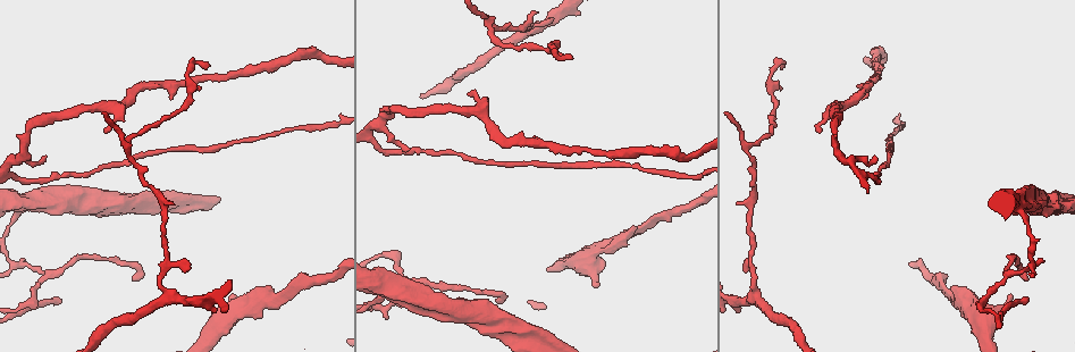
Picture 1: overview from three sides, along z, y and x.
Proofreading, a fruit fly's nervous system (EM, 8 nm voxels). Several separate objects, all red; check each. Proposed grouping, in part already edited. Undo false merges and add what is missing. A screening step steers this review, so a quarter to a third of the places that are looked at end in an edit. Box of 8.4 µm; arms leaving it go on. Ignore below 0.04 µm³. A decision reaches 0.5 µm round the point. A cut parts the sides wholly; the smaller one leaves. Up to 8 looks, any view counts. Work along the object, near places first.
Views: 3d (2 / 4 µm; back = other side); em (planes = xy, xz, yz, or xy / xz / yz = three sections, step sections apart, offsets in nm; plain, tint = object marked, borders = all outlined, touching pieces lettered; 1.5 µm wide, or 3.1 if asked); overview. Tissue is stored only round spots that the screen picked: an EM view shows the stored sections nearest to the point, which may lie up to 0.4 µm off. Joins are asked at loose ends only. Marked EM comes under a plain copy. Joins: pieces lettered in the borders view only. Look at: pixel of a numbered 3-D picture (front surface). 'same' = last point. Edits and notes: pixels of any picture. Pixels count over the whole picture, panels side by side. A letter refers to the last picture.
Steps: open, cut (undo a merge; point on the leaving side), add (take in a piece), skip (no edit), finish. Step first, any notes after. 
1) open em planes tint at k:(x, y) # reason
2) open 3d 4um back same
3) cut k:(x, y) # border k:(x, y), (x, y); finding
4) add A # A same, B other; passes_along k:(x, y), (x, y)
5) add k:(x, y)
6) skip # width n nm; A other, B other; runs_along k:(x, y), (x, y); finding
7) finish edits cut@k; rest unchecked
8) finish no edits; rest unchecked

open em xz step 4 borders at 1:(786, 64)

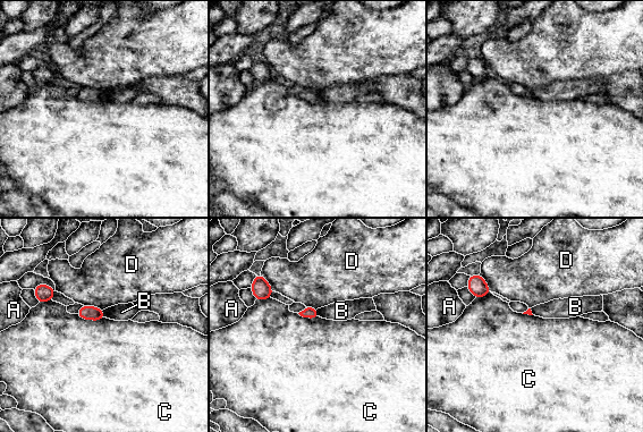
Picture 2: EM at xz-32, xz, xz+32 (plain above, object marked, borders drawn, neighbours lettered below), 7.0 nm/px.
skip # A other, B other, C other, D other; border 2:(75, 314), (93, 320), (106, 318); none of them fits

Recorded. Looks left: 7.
open em planes tint at 1:(233, 293) # an open end

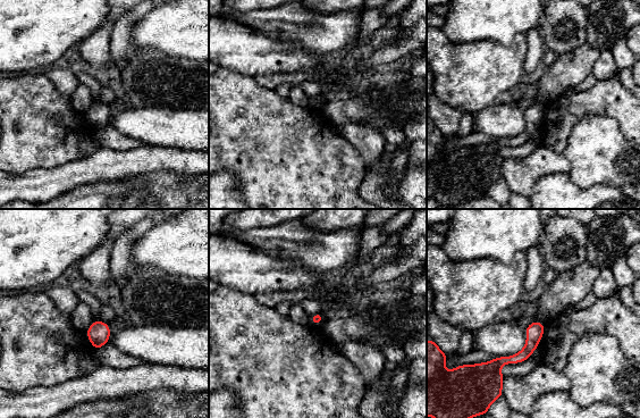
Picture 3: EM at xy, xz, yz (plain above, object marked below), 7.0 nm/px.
open em planes borders same # see the neighbours

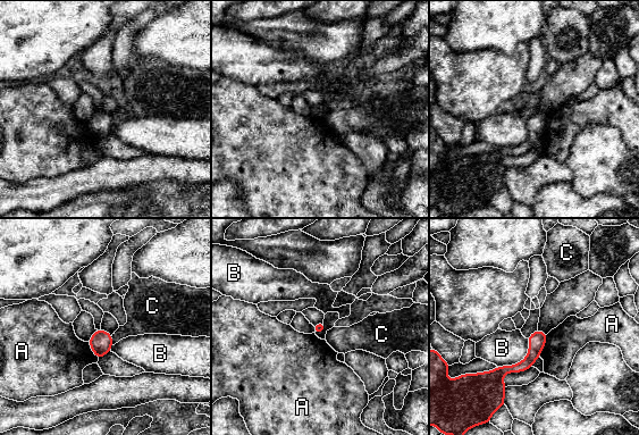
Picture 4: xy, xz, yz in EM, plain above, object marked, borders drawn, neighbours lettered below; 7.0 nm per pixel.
skip # A other, B other, C other; none of them fits

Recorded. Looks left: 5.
open em planes borders at 1:(17, 203) # branch point

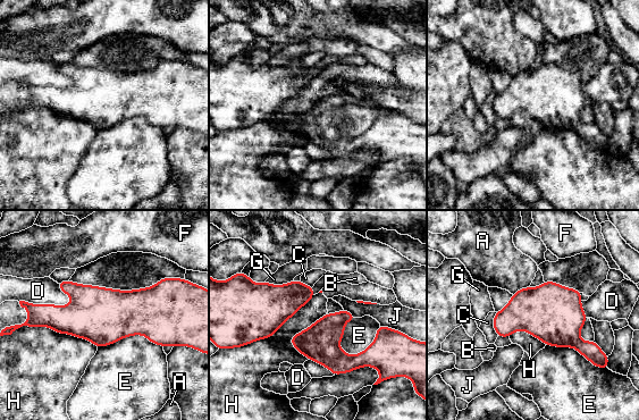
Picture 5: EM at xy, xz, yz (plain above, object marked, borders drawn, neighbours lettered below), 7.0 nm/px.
skip # longest_contact H 600 nm; A other, B other, C other, D other, E other, F other, G other, H other, J other; border 5:(314, 295), (269, 337), (245, 345); all the same neuron

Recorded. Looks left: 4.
finish no edits; rest unchecked

